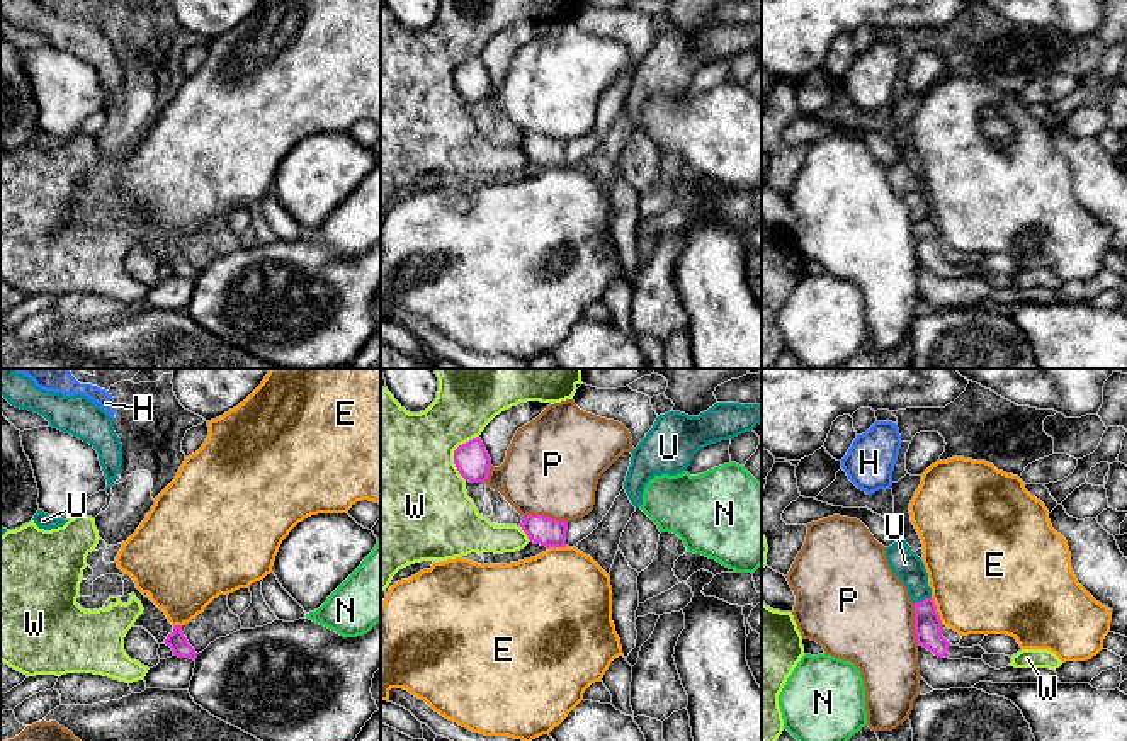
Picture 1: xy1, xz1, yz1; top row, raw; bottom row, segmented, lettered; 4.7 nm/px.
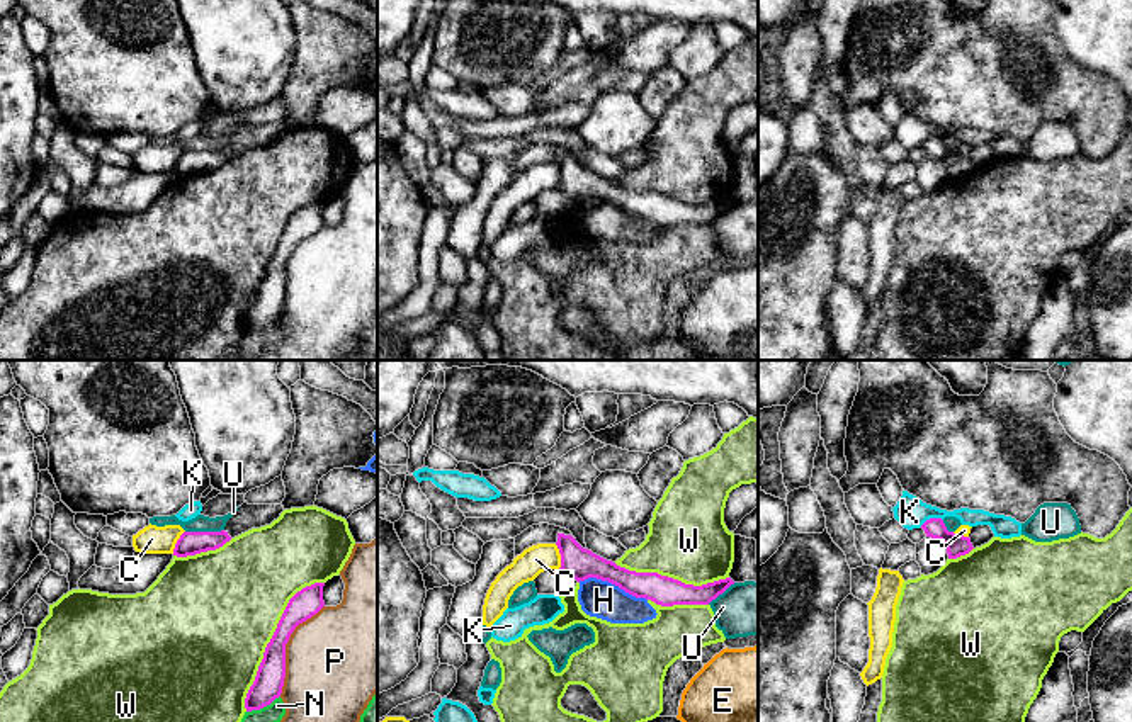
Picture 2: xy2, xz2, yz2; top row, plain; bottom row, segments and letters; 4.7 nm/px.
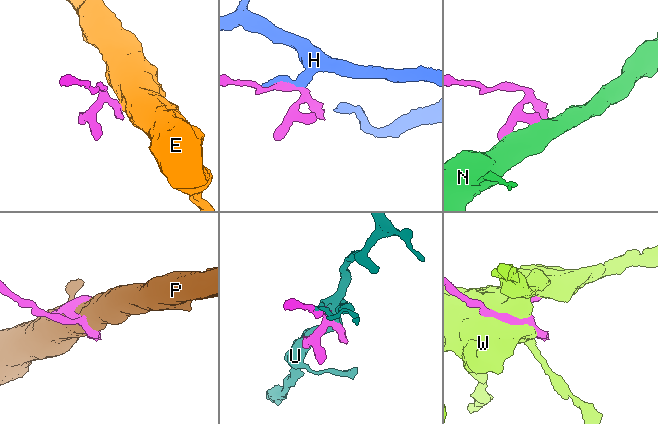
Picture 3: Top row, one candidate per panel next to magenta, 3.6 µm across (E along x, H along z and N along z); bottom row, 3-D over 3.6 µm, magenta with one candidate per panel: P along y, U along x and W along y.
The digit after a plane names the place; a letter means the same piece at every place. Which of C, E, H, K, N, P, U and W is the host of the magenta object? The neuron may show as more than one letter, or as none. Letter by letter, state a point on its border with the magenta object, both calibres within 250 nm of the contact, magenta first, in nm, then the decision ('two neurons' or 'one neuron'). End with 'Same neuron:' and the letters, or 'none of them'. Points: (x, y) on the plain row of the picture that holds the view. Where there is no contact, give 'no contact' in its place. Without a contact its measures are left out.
C: meets magenta in xz2 at (561, 177); 150 nm thick on the magenta side, 140 nm on the other; two neurons
E: meets magenta in yz1 at (935, 230); 130 nm thick on the magenta side, 460 nm on the other; two neurons
H: meets magenta in xz2 at (612, 203); 150 nm thick on the magenta side, 180 nm on the other; two neurons
K: meets magenta in yz2 at (930, 138); 100 nm thick on the magenta side, 150 nm on the other; two neurons
N: meets magenta in xy2 at (262, 327); 140 nm thick on the magenta side, 110 nm on the other; two neurons
P: meets magenta in xy2 at (284, 267); 140 nm thick on the magenta side, 480 nm on the other; two neurons
U: meets magenta in xy2 at (204, 152); 110 nm thick on the magenta side, 80 nm on the other; two neurons
W: meets magenta in xy2 at (271, 259); 140 nm thick on the magenta side, 500 nm on the other; two neurons
Same neuron: none of them

